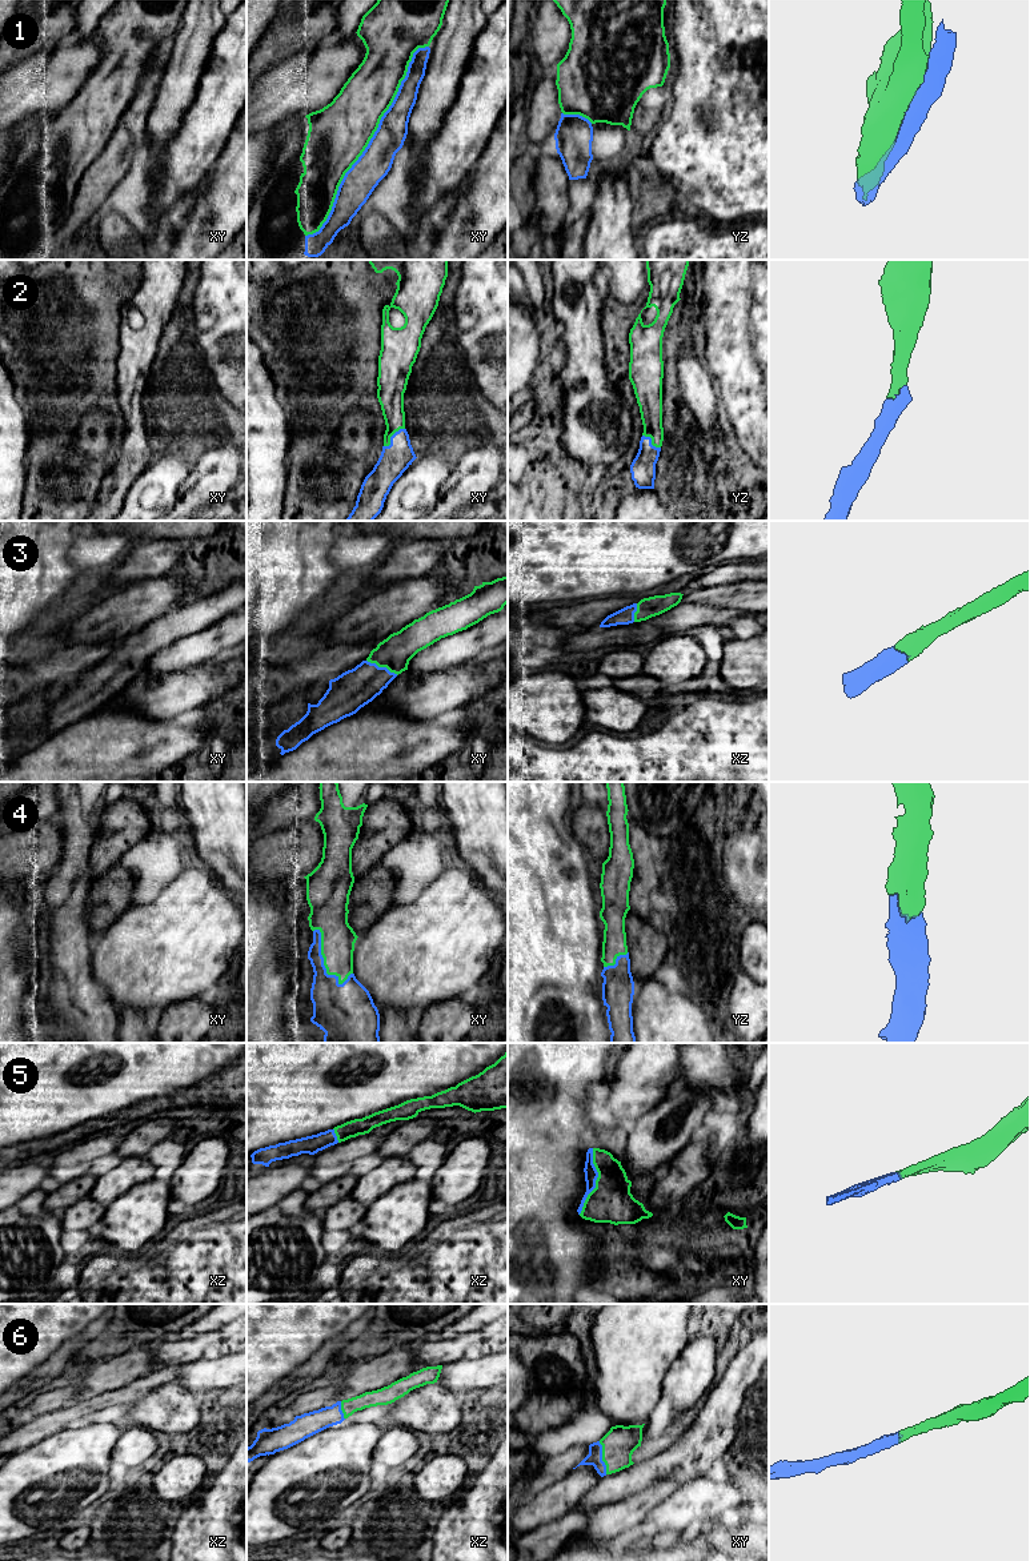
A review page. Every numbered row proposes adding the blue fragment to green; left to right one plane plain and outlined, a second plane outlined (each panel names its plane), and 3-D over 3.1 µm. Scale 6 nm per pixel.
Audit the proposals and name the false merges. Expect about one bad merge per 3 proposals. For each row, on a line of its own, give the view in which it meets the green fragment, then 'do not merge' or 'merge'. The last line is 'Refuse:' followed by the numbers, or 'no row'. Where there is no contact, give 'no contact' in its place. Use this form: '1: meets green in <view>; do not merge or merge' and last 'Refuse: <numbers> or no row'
1: meets green in xy; do not merge
2: meets green in xy; merge
3: meets green in xy; merge
4: meets green in xy; merge
5: meets green in xy; merge
6: meets green in xy; merge
Refuse: 1

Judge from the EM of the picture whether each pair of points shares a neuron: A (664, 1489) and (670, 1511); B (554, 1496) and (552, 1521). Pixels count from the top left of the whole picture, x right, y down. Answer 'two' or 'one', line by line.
A: two
B: one

